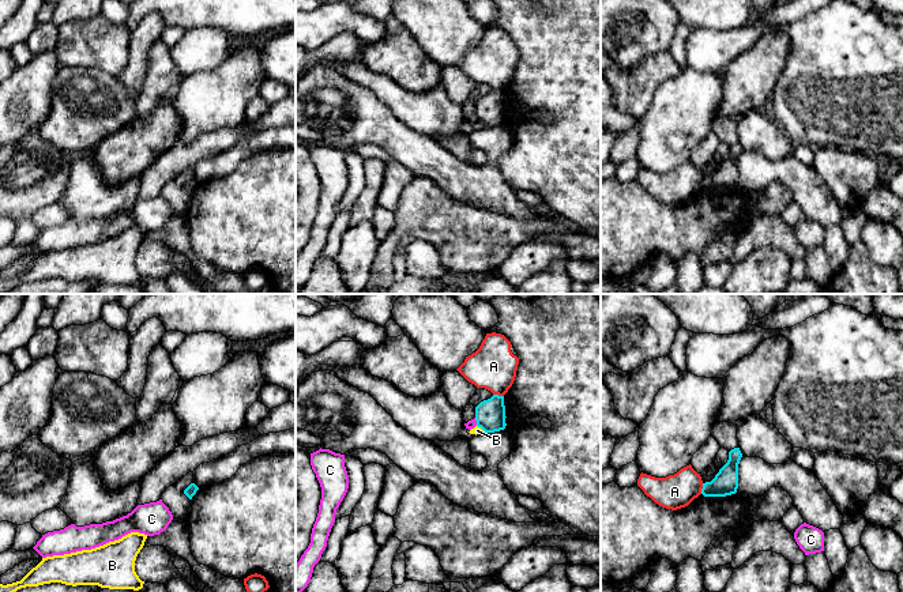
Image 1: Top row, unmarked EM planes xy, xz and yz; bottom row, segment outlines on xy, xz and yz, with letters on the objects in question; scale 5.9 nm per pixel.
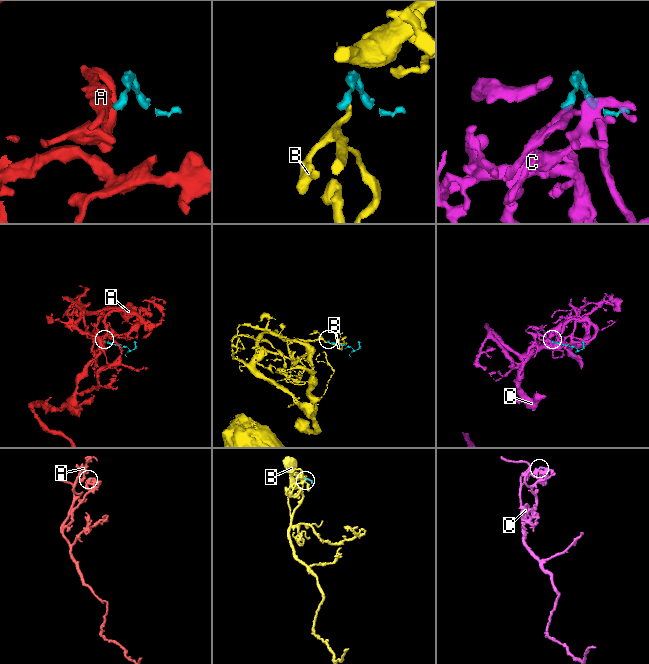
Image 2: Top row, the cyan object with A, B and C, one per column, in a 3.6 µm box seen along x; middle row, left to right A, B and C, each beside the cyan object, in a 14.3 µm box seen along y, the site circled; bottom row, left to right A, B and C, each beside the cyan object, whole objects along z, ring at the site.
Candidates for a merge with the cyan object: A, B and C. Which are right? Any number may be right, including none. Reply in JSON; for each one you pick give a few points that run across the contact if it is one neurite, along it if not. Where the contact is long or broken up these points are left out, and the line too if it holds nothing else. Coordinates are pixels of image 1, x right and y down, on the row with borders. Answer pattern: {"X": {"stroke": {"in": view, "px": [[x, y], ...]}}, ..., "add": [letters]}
{"add": []}

